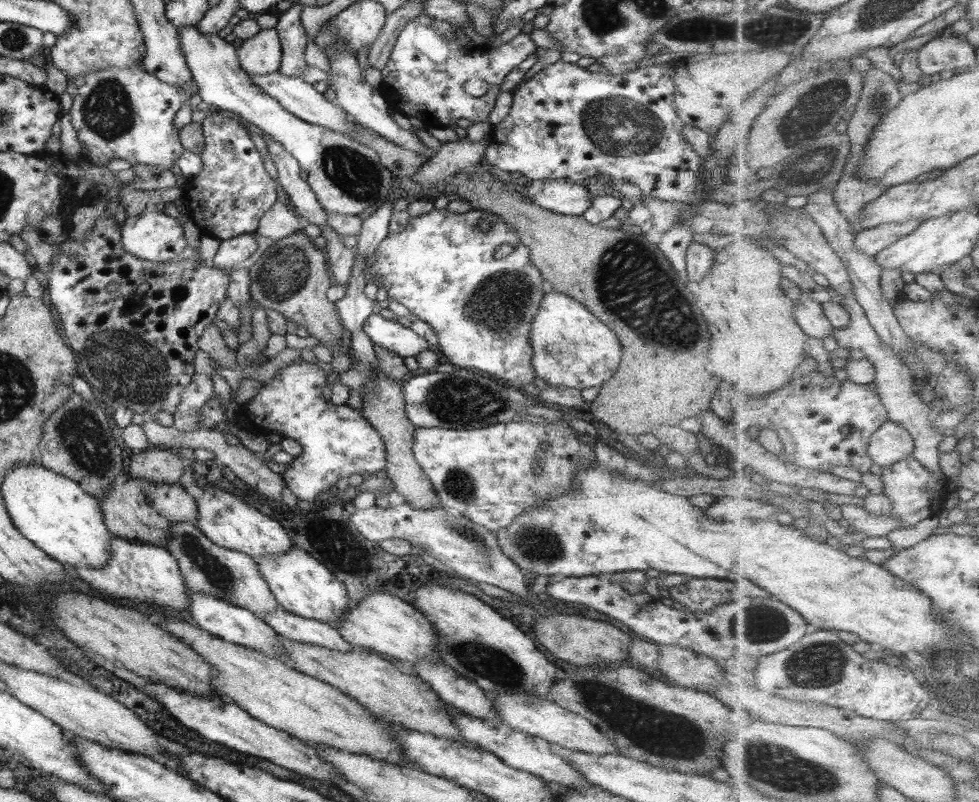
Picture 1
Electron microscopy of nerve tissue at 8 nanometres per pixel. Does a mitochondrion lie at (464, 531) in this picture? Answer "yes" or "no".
yes

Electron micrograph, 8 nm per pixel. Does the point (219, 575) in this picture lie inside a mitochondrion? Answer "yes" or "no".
yes

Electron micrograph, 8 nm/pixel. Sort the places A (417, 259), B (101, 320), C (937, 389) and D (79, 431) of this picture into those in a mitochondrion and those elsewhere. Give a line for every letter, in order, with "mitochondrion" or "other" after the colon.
A: other
B: other
C: mitochondrion
D: mitochondrion

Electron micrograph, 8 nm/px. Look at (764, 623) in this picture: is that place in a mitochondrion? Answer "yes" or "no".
yes

